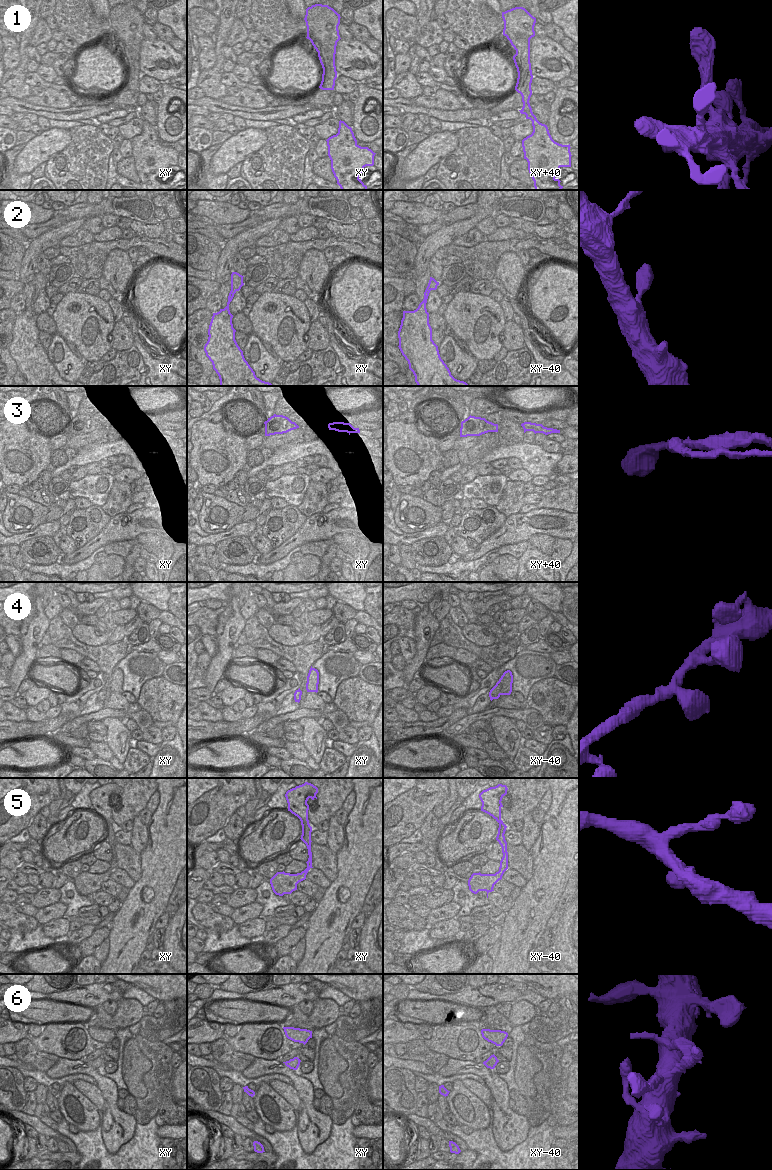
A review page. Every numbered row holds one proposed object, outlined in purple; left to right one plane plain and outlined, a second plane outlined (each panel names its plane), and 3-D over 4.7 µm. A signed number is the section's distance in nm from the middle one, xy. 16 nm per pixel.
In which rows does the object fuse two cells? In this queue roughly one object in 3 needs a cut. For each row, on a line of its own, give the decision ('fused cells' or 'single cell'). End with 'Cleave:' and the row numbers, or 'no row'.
1: single cell
2: single cell
3: fused cells
4: single cell
5: single cell
6: single cell
Cleave: 3

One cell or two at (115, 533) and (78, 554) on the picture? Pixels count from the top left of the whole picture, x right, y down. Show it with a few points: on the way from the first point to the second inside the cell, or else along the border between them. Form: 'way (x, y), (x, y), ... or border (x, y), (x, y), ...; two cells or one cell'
way (106, 536), (87, 549); one cell

